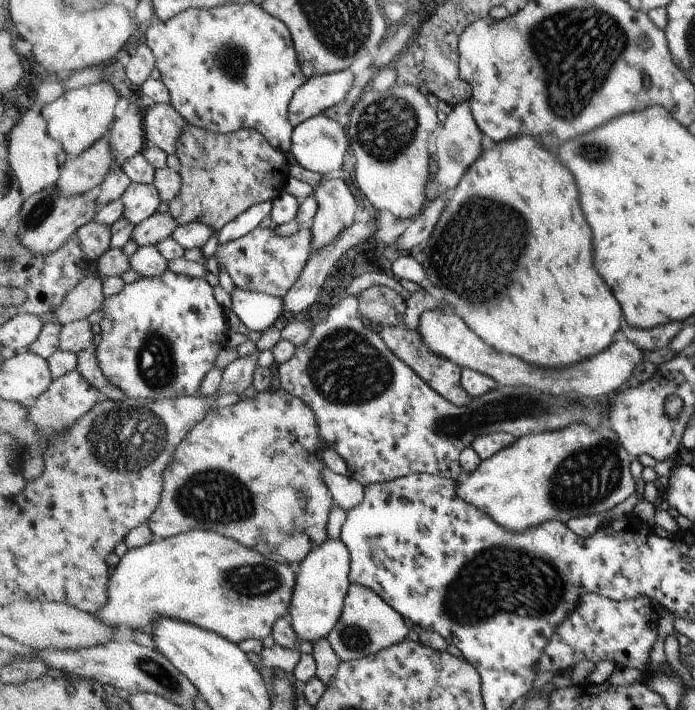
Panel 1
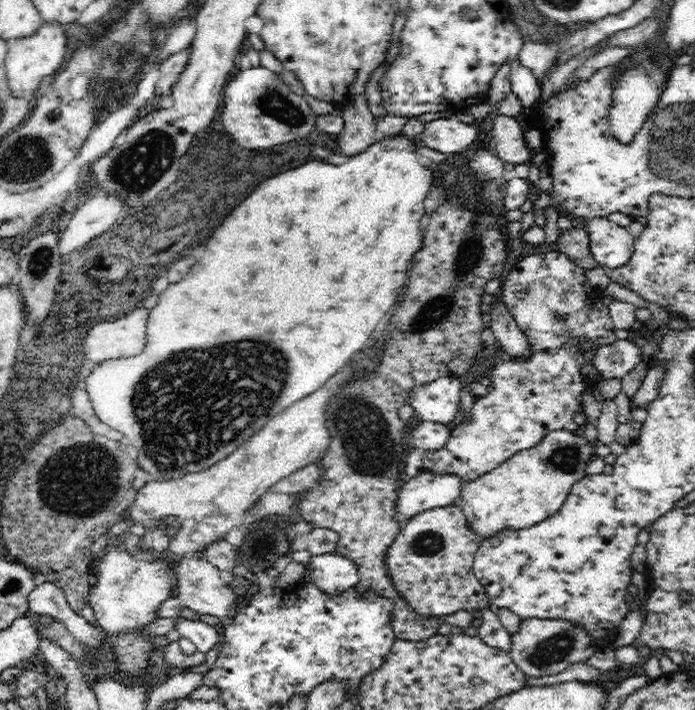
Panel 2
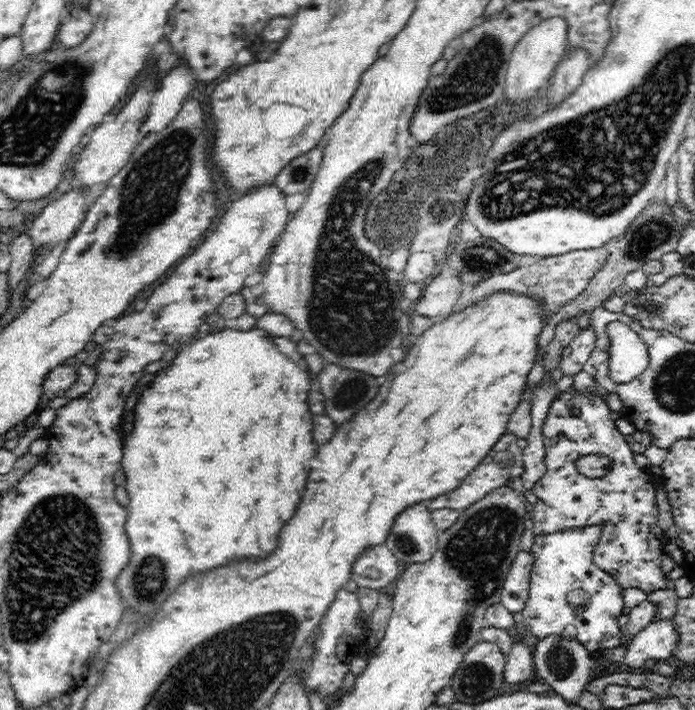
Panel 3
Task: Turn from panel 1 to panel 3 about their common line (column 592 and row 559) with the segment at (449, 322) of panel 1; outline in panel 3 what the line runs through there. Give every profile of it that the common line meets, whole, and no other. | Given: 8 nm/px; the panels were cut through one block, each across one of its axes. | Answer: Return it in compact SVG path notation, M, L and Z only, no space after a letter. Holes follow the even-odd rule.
M384 545L368 548L354 561L351 579L359 587L380 589L396 580L400 568L398 559Z

